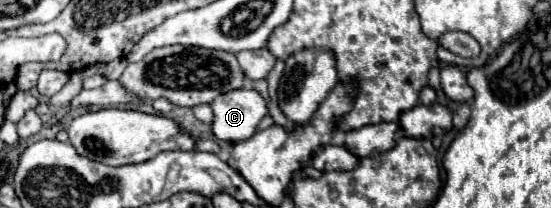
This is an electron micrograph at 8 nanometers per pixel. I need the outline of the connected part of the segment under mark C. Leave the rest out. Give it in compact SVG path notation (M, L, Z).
M232 90L212 102L212 132L224 142L242 142L256 134L260 120L268 114L264 98L252 90Z

